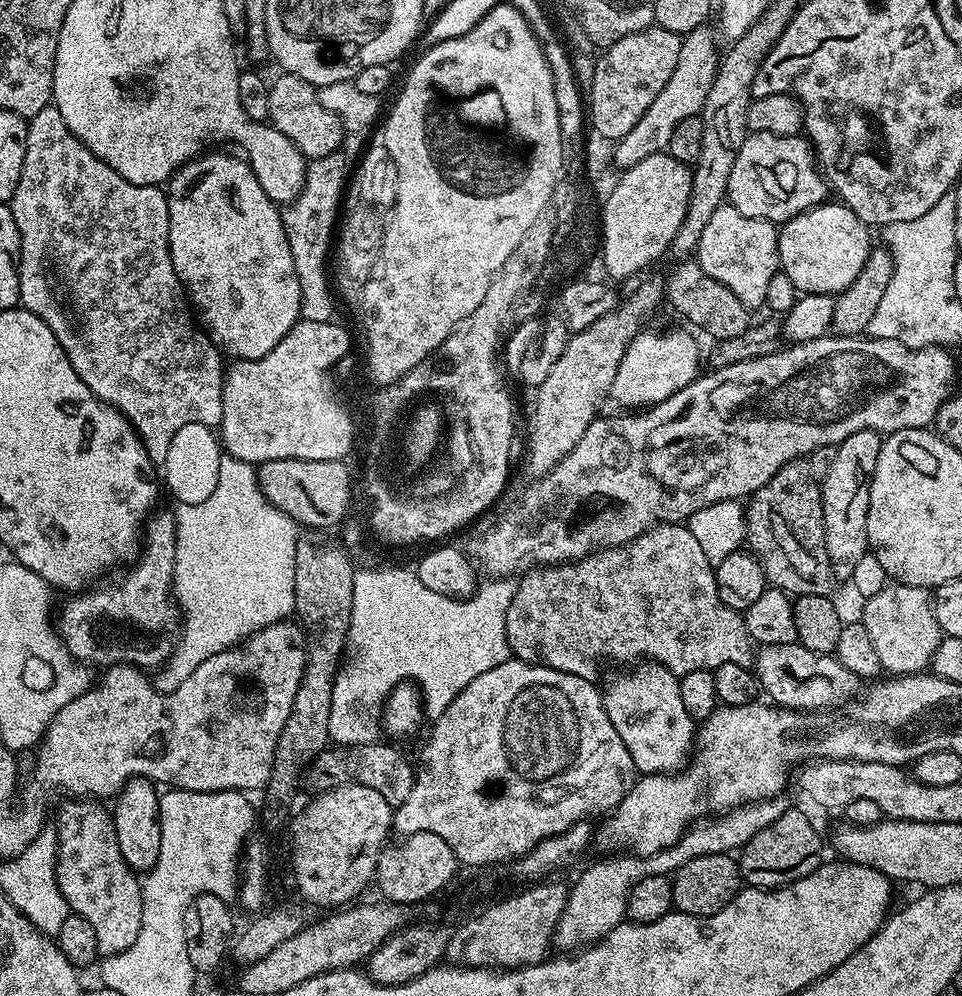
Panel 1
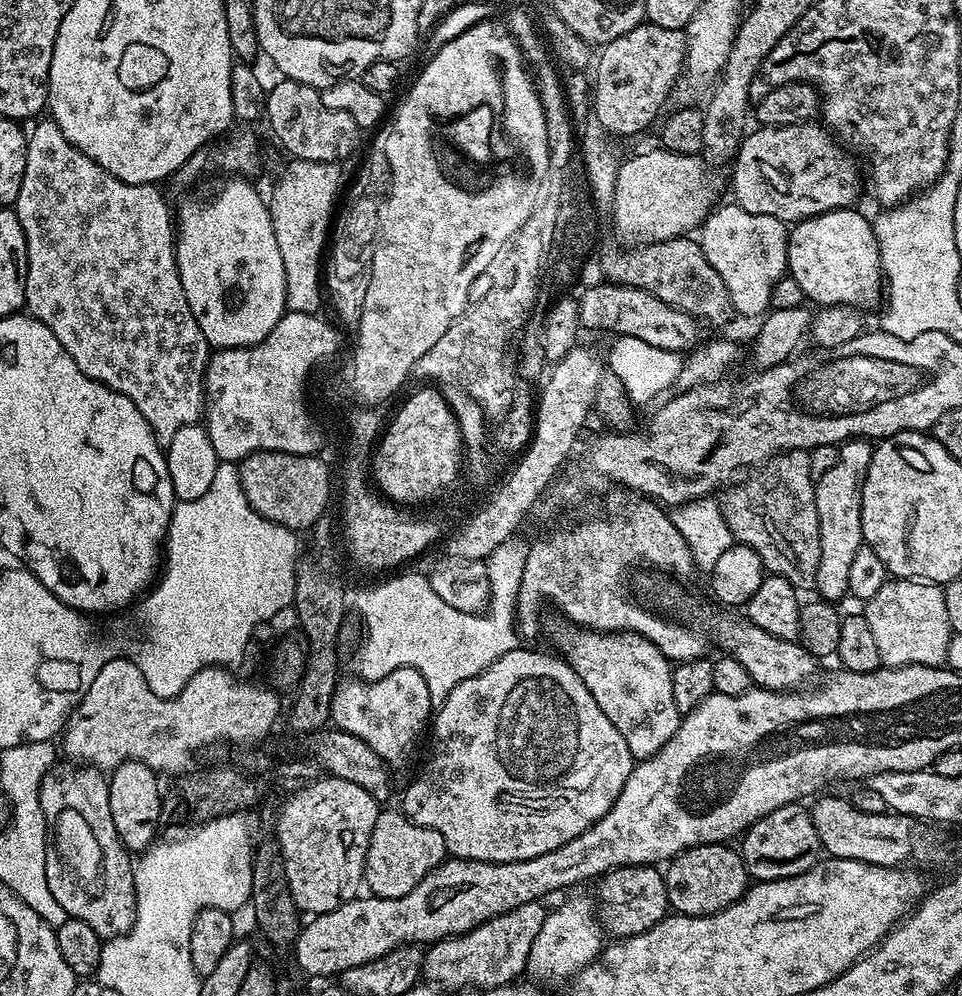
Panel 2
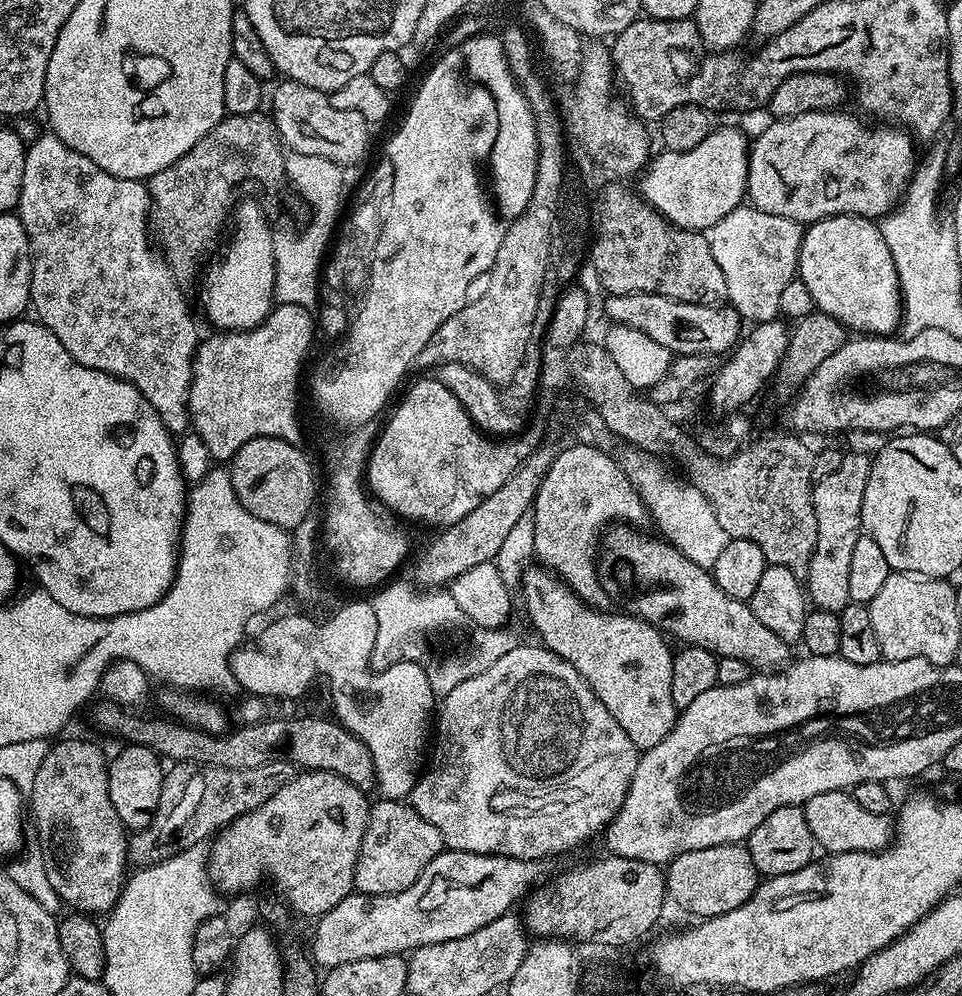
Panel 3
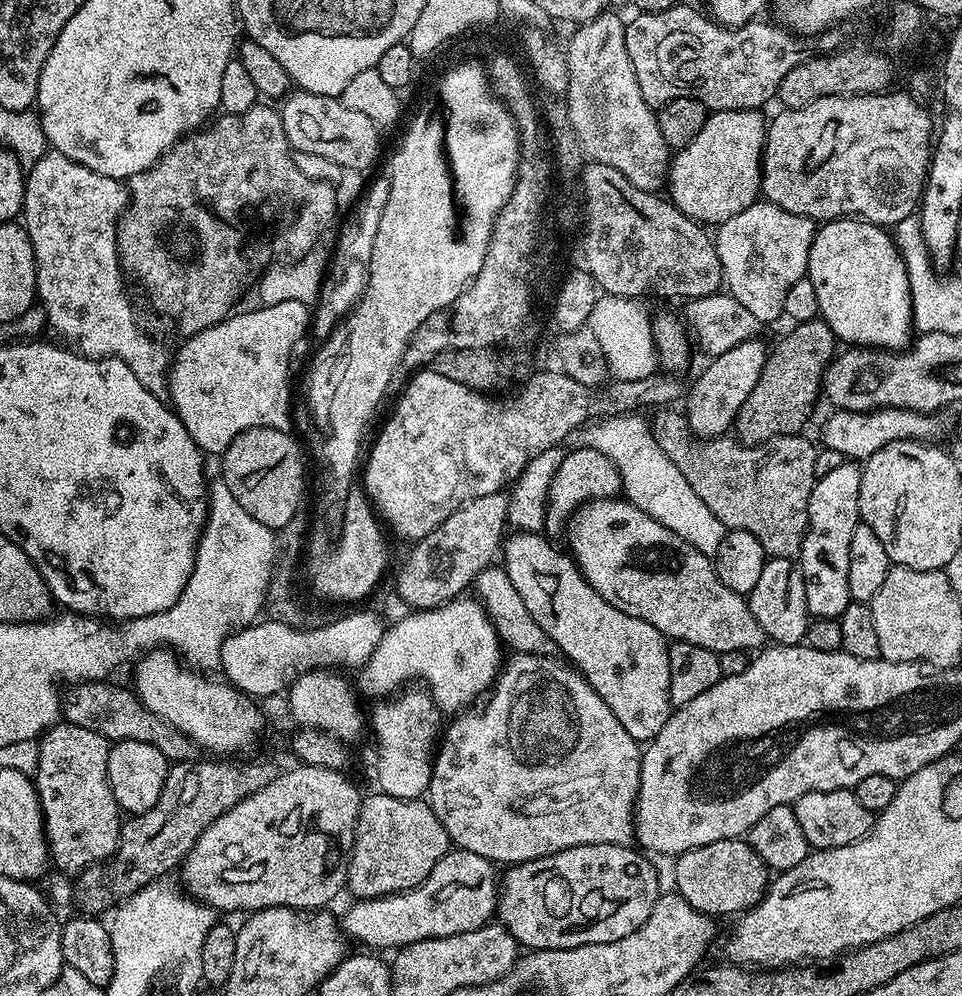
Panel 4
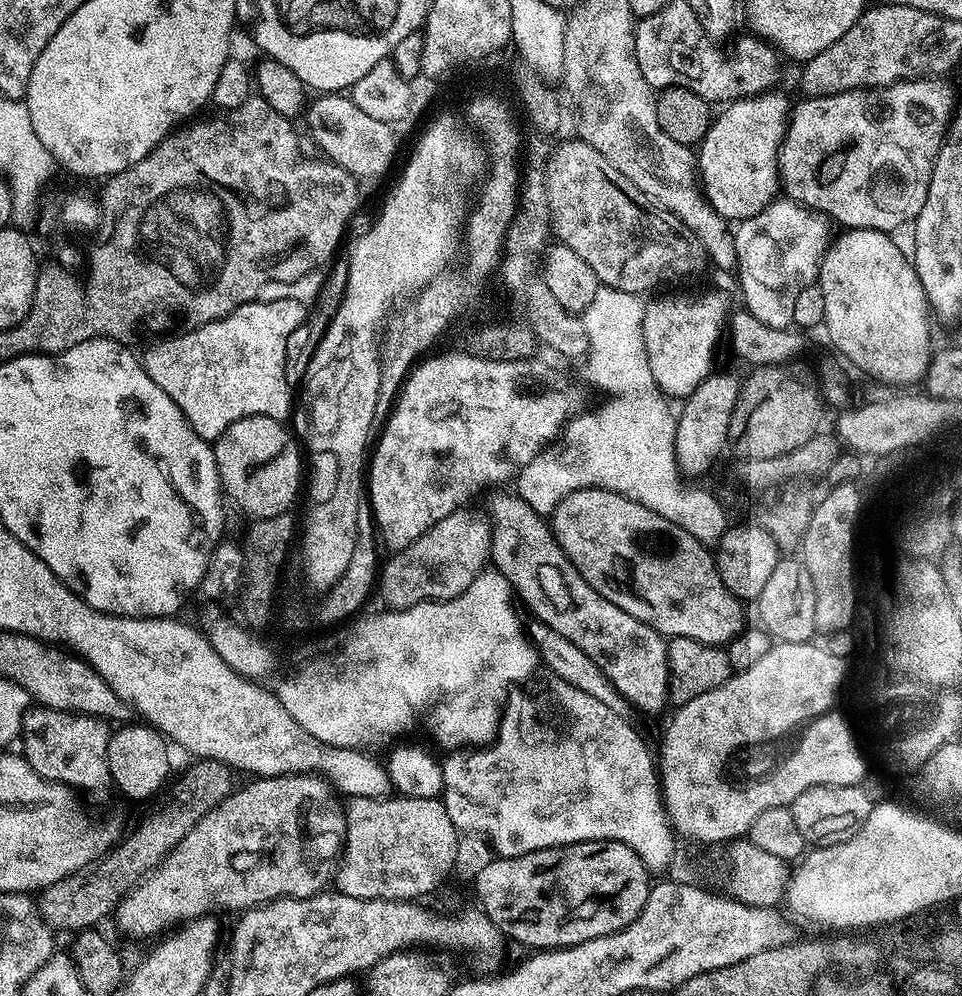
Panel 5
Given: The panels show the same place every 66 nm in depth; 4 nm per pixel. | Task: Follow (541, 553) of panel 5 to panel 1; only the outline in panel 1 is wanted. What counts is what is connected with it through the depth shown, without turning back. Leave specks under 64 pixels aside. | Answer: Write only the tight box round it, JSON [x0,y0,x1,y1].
[602,662,694,774]

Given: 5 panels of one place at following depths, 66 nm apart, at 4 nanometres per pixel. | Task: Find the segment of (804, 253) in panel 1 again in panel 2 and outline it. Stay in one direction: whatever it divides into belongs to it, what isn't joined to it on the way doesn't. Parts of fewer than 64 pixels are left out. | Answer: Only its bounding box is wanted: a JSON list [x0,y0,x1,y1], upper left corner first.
[787,207,882,306]

